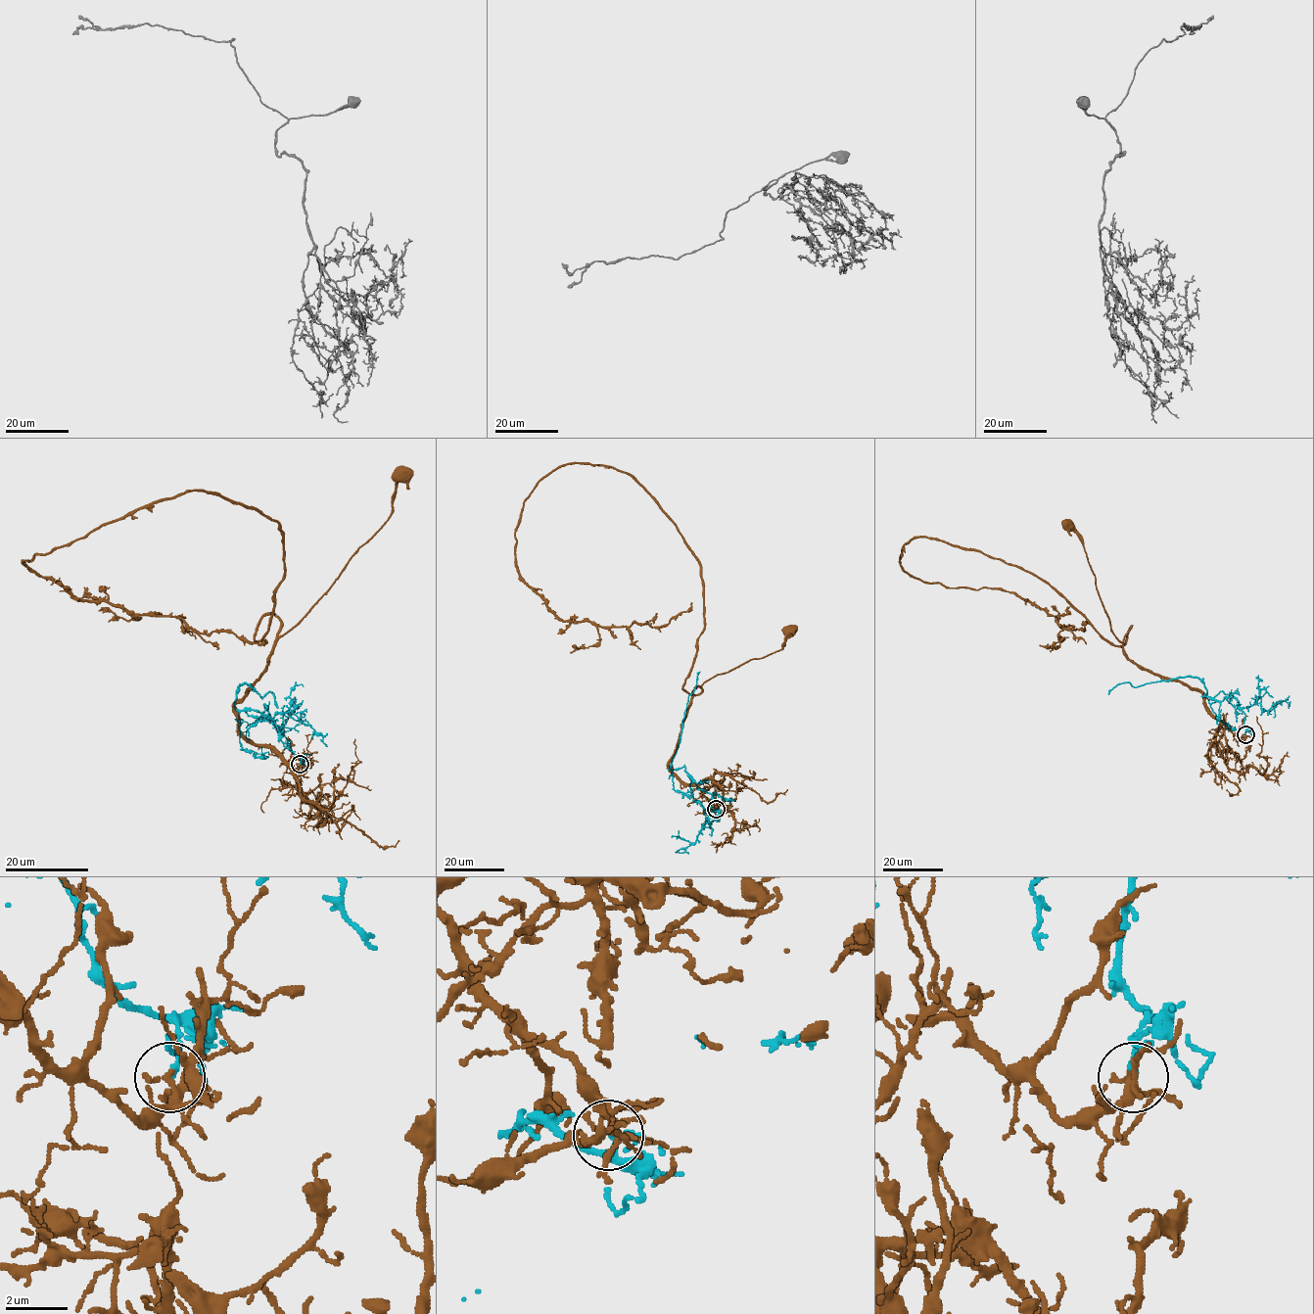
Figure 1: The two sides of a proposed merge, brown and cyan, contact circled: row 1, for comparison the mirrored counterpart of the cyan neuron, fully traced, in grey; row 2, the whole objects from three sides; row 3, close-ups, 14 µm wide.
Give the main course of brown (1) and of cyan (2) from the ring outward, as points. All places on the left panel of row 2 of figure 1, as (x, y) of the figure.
1: (300, 763), (255, 746), (238, 729), (235, 704), (278, 639), (390, 516), (401, 473)
2: (300, 763), (264, 704), (263, 712), (237, 710), (234, 700), (248, 683), (262, 698), (271, 692), (278, 708)

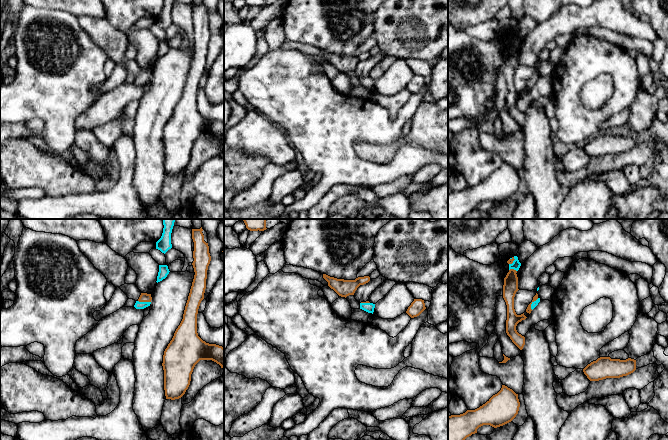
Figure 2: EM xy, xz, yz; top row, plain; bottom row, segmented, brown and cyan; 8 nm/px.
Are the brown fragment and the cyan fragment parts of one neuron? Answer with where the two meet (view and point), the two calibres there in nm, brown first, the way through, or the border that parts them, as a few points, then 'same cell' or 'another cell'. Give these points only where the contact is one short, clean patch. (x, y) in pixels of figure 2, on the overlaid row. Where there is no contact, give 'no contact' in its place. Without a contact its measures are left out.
xy (144, 301) | 80/60 nm | another cell

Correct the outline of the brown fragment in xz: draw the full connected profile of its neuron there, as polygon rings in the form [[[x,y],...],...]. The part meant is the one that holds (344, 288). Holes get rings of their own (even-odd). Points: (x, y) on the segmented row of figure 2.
[[[323,274],[323,278],[328,282],[328,286],[331,289],[333,289],[339,296],[345,298],[349,295],[354,295],[360,285],[364,285],[370,281],[369,276],[358,277],[355,280],[344,280]]]

